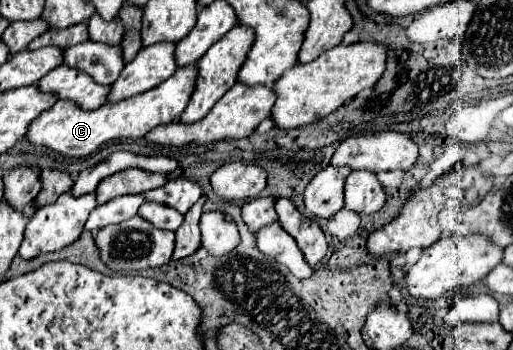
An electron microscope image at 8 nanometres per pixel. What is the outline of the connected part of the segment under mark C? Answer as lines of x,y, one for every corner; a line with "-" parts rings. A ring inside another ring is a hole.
188,65
176,69
176,73
170,79
166,79
156,89
150,89
144,95
140,93
136,97
130,97
128,101
118,101
116,105
102,105
100,109
94,111
82,111
74,107
70,101
56,101
54,107
44,111
40,117
36,117
36,121
30,123
26,131
26,141
30,145
48,147
64,157
78,159
94,153
106,141
144,137
154,127
168,125
180,119
180,113
186,109
190,95
194,91
194,79
196,67

